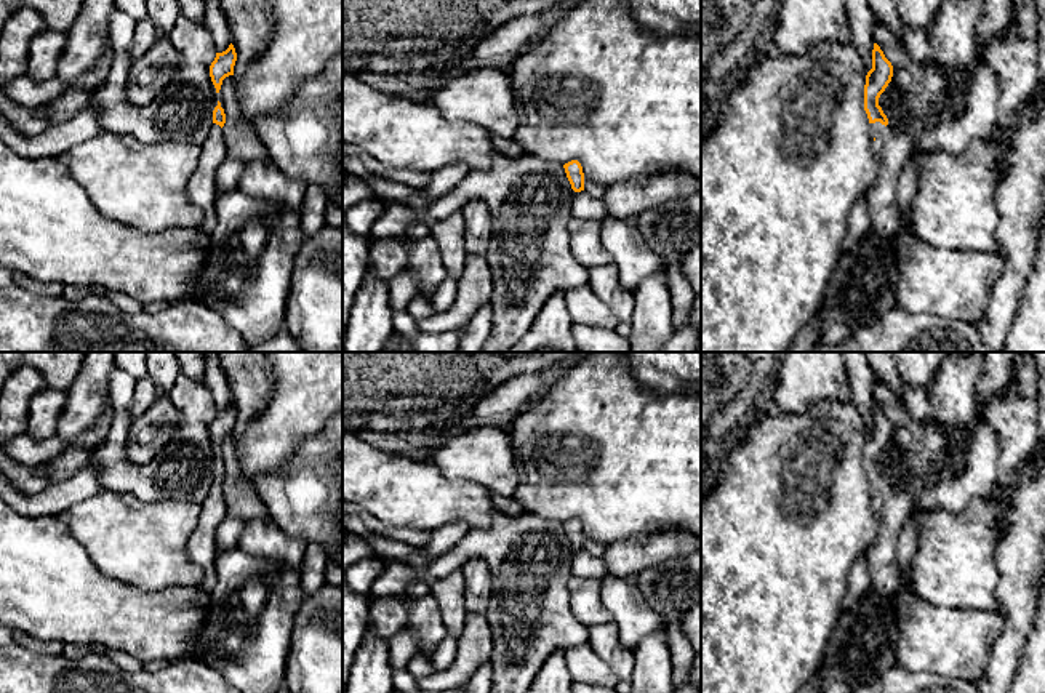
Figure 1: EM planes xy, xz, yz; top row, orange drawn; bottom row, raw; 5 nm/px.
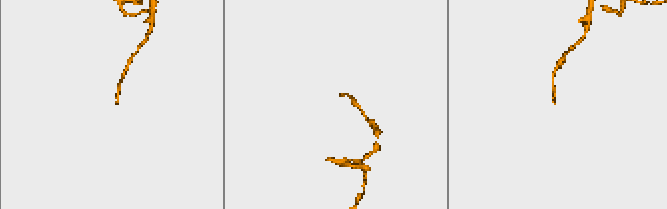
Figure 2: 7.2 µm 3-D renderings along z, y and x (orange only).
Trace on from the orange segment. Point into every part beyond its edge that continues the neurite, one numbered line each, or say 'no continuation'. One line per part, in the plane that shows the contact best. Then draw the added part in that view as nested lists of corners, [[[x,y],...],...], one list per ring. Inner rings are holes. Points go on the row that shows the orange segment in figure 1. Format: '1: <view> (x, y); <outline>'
1: yz (893, 146); [[[871,123],[879,154],[879,178],[866,194],[871,226],[883,235],[901,230],[898,210],[898,181],[914,150],[911,138],[899,128]]]

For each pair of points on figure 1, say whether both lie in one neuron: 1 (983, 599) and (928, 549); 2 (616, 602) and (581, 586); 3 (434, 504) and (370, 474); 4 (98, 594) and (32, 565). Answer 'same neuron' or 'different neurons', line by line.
1: same neuron
2: different neurons
3: same neuron
4: same neuron

